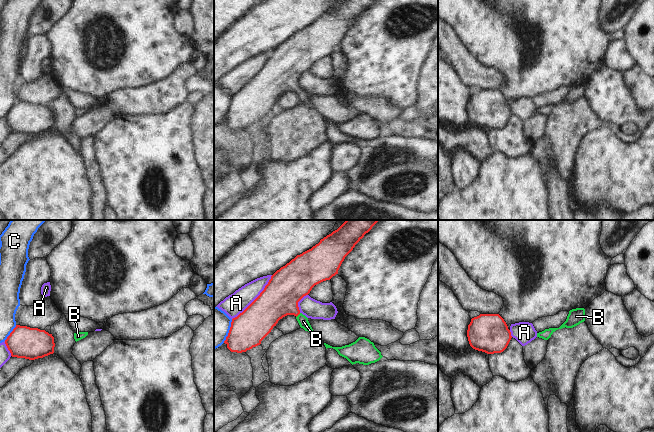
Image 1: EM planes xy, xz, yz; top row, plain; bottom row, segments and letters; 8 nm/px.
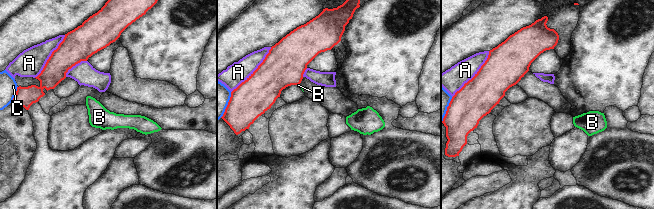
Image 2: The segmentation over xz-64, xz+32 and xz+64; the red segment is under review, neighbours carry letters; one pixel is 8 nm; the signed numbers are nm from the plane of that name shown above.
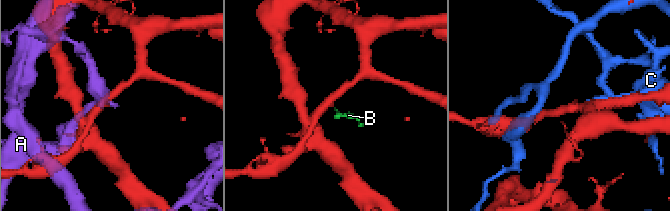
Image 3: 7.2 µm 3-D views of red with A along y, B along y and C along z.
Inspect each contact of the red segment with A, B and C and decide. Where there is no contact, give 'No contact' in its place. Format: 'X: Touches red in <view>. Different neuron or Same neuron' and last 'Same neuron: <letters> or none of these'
A: Touches red in xz. Different neuron
B: Touches red in xz. Same neuron
C: Touches red in xy. Different neuron
Same neuron: B

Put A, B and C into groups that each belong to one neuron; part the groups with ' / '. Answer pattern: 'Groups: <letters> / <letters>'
Groups: A / B / C

